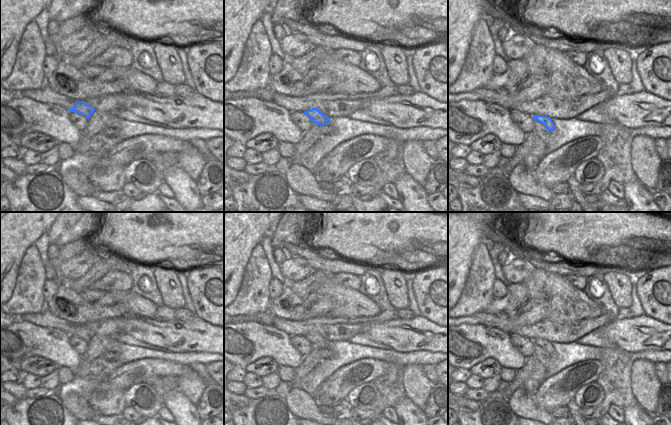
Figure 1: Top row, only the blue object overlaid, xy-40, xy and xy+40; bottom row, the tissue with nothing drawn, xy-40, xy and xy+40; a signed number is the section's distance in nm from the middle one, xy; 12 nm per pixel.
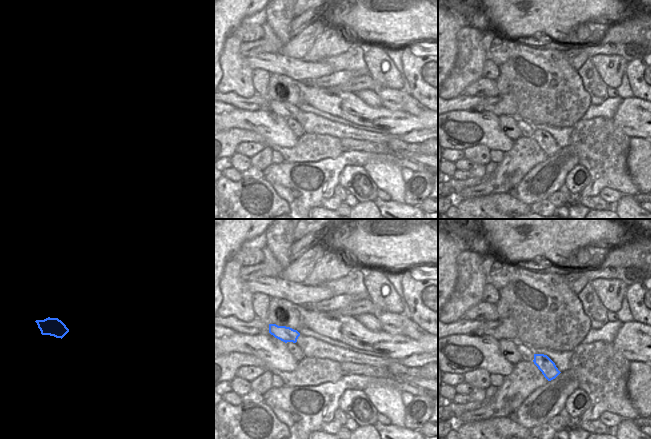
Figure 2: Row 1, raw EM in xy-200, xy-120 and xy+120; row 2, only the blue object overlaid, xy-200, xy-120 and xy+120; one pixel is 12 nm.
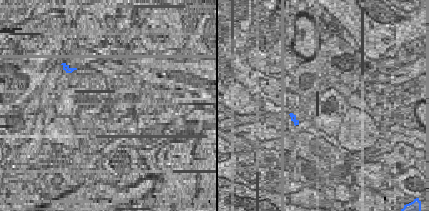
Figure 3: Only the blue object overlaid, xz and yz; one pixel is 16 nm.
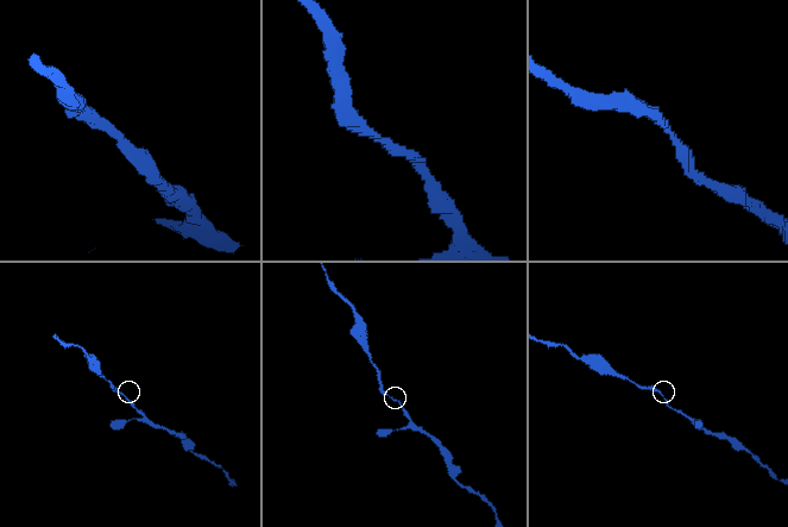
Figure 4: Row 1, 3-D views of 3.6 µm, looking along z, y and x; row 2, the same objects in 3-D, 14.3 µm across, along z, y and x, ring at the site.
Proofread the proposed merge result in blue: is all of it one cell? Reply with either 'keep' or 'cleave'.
keep

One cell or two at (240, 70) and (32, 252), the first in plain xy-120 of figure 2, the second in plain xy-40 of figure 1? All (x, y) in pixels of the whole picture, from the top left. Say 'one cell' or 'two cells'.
one cell

